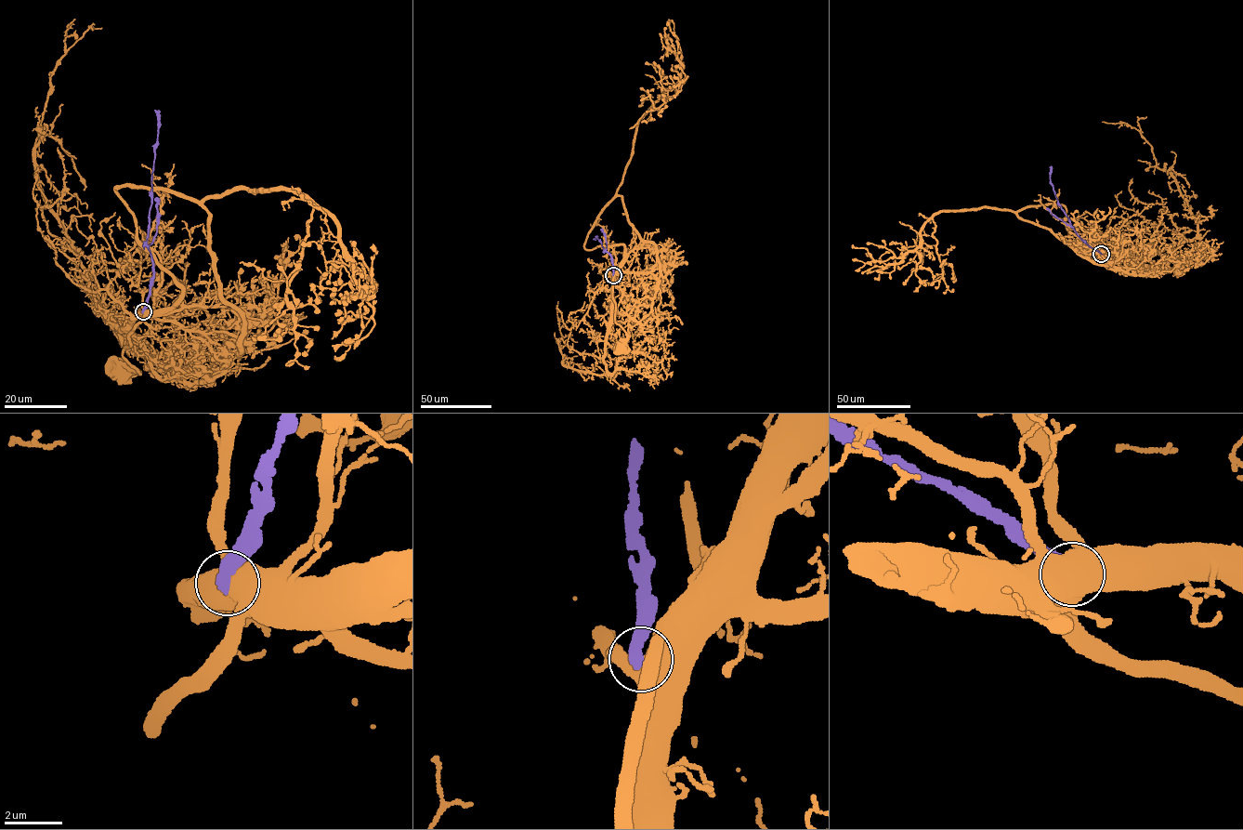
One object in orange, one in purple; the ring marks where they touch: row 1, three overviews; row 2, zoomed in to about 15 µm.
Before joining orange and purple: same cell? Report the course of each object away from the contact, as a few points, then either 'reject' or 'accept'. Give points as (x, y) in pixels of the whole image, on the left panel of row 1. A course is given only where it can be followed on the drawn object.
course orange (143, 311), (143, 316), (128, 337), (131, 344), (122, 354), (138, 372), (122, 375), (122, 372); course purple (142, 311), (154, 270), (147, 244), (153, 150), (157, 139), (158, 112), (154, 110); reject

